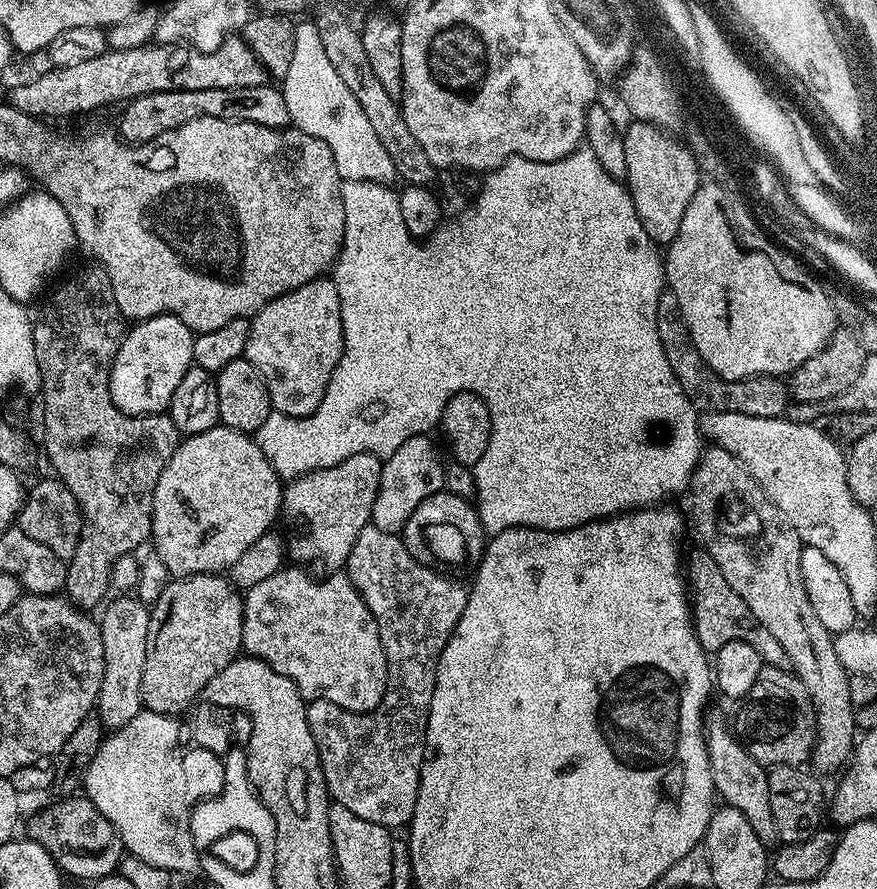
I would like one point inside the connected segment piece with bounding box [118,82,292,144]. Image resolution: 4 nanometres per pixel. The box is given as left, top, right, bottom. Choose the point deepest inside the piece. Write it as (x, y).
(146, 118)

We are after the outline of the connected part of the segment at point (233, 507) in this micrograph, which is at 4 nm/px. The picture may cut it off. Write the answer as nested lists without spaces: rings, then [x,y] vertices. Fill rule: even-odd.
[[[217,426],[202,434],[184,436],[174,450],[170,462],[154,486],[152,499],[152,535],[150,544],[156,547],[160,560],[173,577],[194,574],[227,573],[273,527],[272,524],[282,512],[282,481],[280,475],[270,466],[266,454],[257,446],[255,439],[247,432]]]

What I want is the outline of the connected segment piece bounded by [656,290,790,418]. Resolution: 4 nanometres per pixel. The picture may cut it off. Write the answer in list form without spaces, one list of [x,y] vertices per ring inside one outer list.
[[[665,290],[658,298],[656,321],[662,350],[666,350],[666,362],[670,362],[670,370],[674,370],[674,378],[678,378],[686,398],[690,398],[692,405],[701,413],[729,412],[750,414],[754,418],[774,418],[784,416],[789,411],[788,385],[783,379],[775,376],[751,376],[748,380],[723,380],[718,373],[710,370],[710,366],[706,366],[706,362],[702,362],[680,313],[678,298],[674,298],[672,292]]]

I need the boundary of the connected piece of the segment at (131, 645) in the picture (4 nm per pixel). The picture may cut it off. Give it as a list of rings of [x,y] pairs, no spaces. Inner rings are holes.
[[[120,594],[115,597],[117,600],[109,599],[108,609],[107,604],[103,609],[104,617],[99,617],[98,620],[104,647],[104,673],[95,711],[99,715],[101,725],[108,730],[120,728],[142,711],[140,691],[142,670],[146,666],[146,638],[150,612],[146,604],[144,608],[143,602],[135,600],[134,597],[132,594]]]

